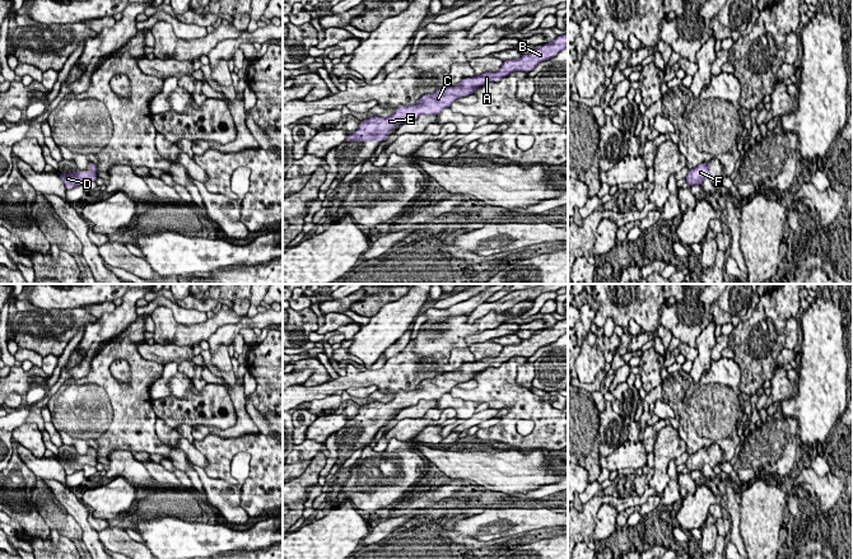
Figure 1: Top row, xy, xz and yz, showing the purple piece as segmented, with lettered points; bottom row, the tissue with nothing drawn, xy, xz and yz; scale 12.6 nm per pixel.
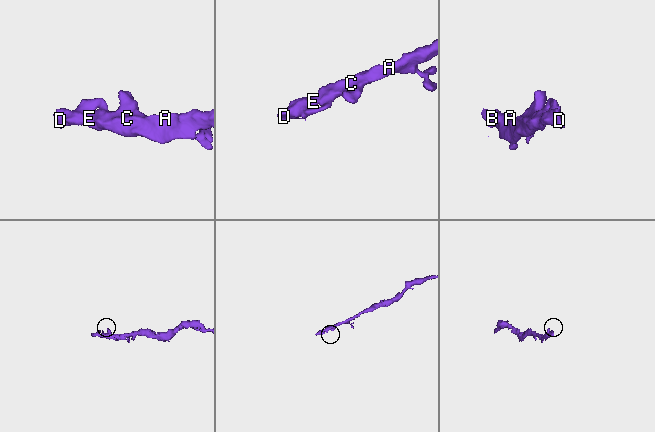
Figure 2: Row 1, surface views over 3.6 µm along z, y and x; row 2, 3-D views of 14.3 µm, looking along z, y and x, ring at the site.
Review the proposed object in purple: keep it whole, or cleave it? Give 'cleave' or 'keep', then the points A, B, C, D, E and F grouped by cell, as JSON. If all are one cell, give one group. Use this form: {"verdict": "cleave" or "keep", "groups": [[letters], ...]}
{"verdict": "keep", "groups": [["A", "B", "C", "D", "E", "F"]]}

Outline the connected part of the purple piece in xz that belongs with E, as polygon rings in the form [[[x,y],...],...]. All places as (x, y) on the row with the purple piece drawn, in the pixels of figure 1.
[[[568,33],[558,36],[553,42],[533,50],[531,53],[523,53],[518,60],[505,60],[495,73],[465,78],[456,87],[447,87],[434,93],[424,94],[412,106],[401,104],[391,116],[372,116],[362,121],[359,129],[350,134],[346,141],[377,140],[382,143],[395,125],[415,121],[420,115],[439,115],[444,108],[451,107],[455,101],[472,94],[479,87],[489,81],[499,81],[514,71],[530,73],[540,62],[555,57],[567,47]]]

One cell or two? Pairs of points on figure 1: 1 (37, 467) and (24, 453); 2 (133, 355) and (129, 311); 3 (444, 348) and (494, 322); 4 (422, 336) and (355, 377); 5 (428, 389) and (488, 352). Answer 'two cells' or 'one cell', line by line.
1: one cell
2: two cells
3: one cell
4: one cell
5: two cells

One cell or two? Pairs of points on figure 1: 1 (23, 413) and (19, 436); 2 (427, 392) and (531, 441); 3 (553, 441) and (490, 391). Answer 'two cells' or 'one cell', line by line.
1: two cells
2: two cells
3: one cell

